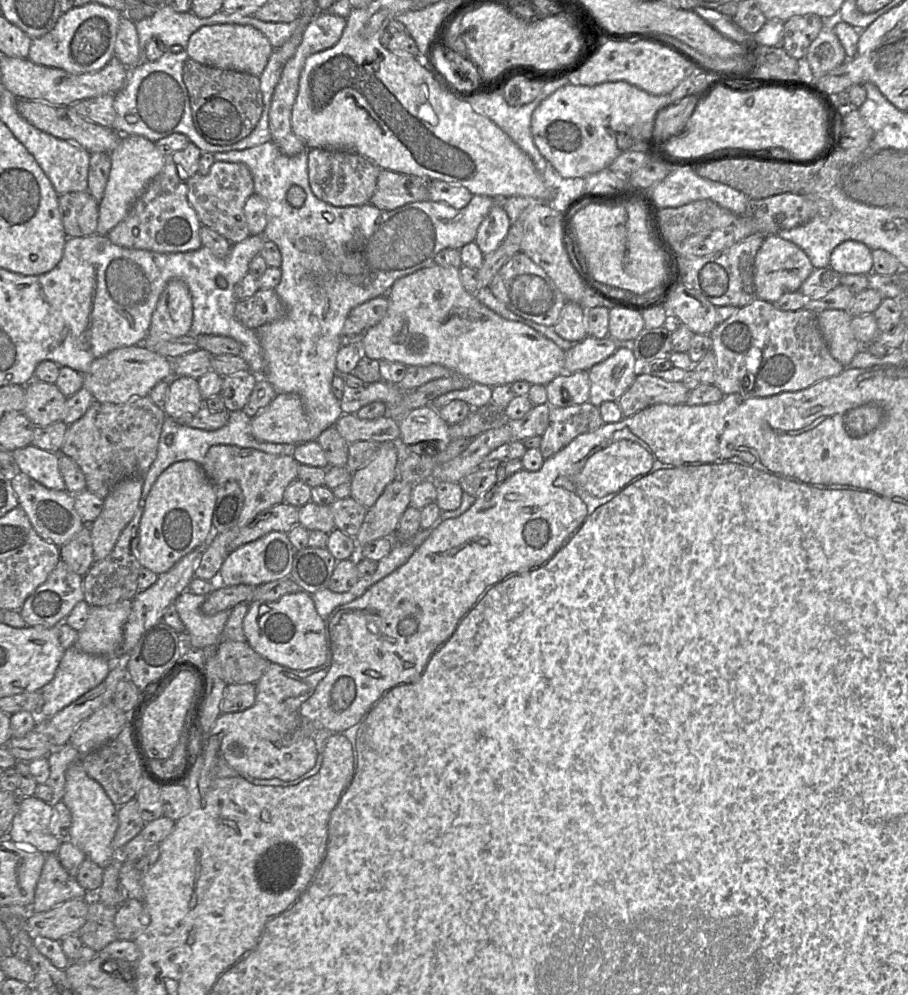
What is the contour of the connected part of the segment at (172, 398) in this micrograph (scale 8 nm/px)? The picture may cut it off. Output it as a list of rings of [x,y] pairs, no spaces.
[[[174,376],[170,379],[164,412],[167,417],[179,419],[195,415],[203,406],[198,379]]]

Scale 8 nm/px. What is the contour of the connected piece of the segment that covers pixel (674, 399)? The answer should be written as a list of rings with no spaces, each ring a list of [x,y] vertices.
[[[640,369],[632,385],[618,399],[624,417],[656,404],[679,405],[687,400],[689,390],[682,382],[668,382]]]

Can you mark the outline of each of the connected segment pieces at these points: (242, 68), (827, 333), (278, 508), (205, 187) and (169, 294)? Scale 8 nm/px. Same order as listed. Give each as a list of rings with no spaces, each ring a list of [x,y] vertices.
[[[214,24],[202,26],[194,32],[189,38],[186,50],[189,58],[200,64],[259,77],[266,67],[273,47],[266,36],[253,26]]]
[[[823,310],[817,321],[830,354],[841,365],[848,366],[862,349],[851,330],[852,316],[845,310]]]
[[[285,502],[263,510],[229,543],[229,553],[270,532],[289,532],[293,526],[299,523],[298,512],[298,507]]]
[[[215,161],[206,175],[197,173],[186,184],[188,202],[195,210],[201,225],[215,231],[232,244],[250,236],[244,206],[246,200],[254,194],[254,181],[245,164]]]
[[[179,279],[170,280],[161,293],[148,335],[150,337],[181,337],[190,334],[193,302],[188,286]]]

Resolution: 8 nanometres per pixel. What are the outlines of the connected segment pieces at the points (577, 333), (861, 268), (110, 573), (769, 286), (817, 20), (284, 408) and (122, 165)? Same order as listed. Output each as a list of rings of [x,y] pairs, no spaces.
[[[566,302],[561,316],[553,326],[555,332],[570,342],[580,342],[586,336],[586,309],[581,303]]]
[[[844,241],[833,250],[830,267],[840,275],[869,275],[873,272],[872,250],[858,241]]]
[[[145,502],[143,503],[143,506],[138,506],[133,518],[120,533],[119,538],[117,539],[111,552],[103,560],[93,562],[92,566],[90,567],[86,575],[84,575],[83,577],[84,601],[90,607],[108,606],[123,600],[132,600],[135,594],[139,591],[137,587],[137,578],[139,576],[141,568],[143,567],[141,566],[137,558],[137,546],[139,543],[138,529],[143,514],[144,504]]]
[[[777,235],[765,236],[754,263],[754,287],[756,298],[775,302],[783,294],[799,291],[814,267],[806,253],[796,244]]]
[[[817,15],[791,17],[784,22],[782,48],[789,56],[803,61],[808,47],[829,22],[832,21],[826,21]]]
[[[279,393],[251,420],[251,434],[260,442],[294,447],[303,443],[308,419],[301,398],[294,393]]]
[[[122,136],[117,147],[109,153],[111,169],[102,200],[98,203],[99,215],[97,234],[107,235],[128,214],[133,204],[147,185],[162,171],[168,158],[162,155],[155,143],[142,136]]]

